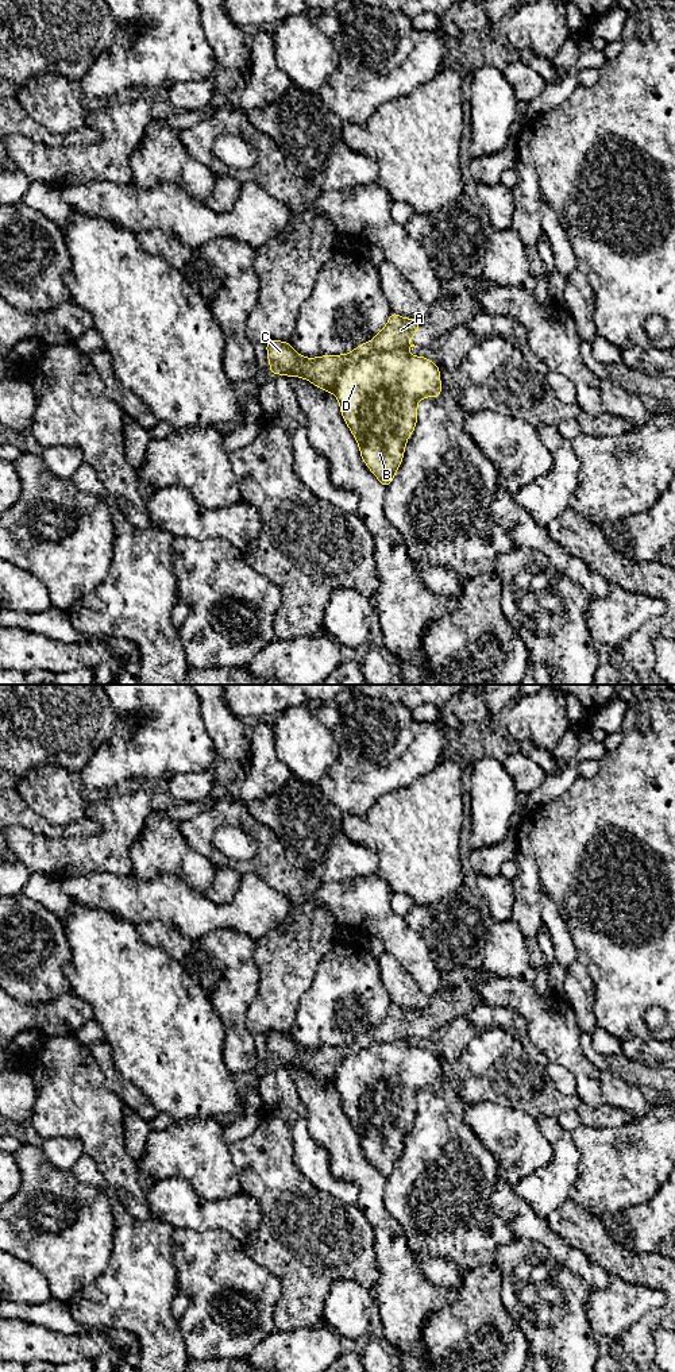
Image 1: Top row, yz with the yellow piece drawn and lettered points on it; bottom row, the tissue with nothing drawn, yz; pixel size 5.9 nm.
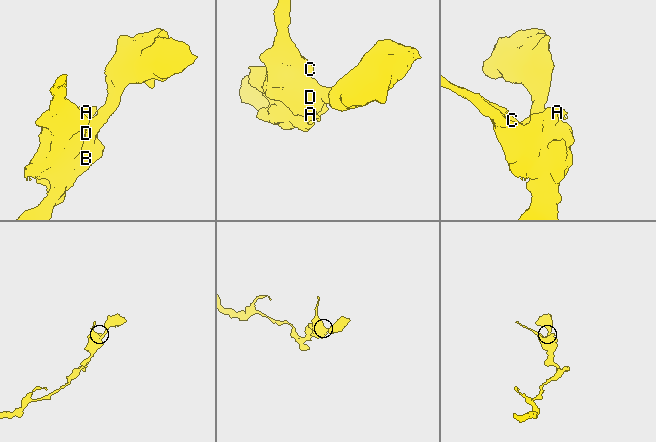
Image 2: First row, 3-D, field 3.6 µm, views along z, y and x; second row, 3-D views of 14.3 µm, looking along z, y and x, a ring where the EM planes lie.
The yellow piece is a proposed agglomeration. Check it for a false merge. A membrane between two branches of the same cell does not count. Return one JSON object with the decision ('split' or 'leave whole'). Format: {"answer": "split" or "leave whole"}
{"answer": "split"}

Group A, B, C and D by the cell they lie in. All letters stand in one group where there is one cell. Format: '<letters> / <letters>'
A C / B D

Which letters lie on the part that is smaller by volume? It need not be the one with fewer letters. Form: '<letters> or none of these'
A, C

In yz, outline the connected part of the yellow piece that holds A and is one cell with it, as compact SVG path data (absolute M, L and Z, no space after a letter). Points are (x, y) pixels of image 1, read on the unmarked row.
M392 1003L387 1015L370 1033L356 1038L352 1044L344 1047L325 1047L319 1051L304 1049L285 1033L267 1032L267 1049L271 1065L284 1065L288 1068L301 1068L313 1074L328 1084L335 1084L336 1071L340 1060L358 1053L374 1040L400 1041L417 1038L409 1034L409 1030L418 1022L418 1010L404 1010Z

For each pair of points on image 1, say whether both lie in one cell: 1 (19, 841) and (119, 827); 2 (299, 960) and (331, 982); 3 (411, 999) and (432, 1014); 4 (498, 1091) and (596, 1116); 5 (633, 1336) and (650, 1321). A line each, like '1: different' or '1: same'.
1: same
2: different
3: different
4: same
5: same

